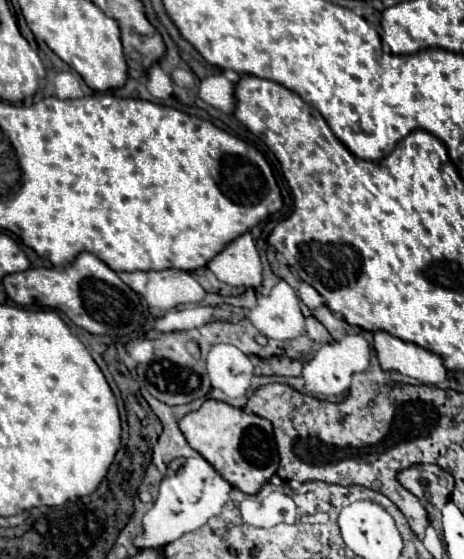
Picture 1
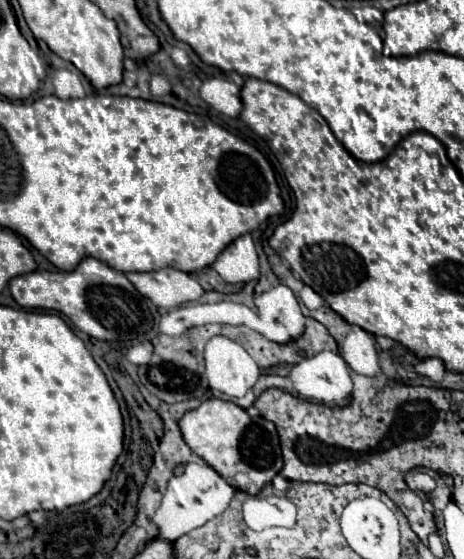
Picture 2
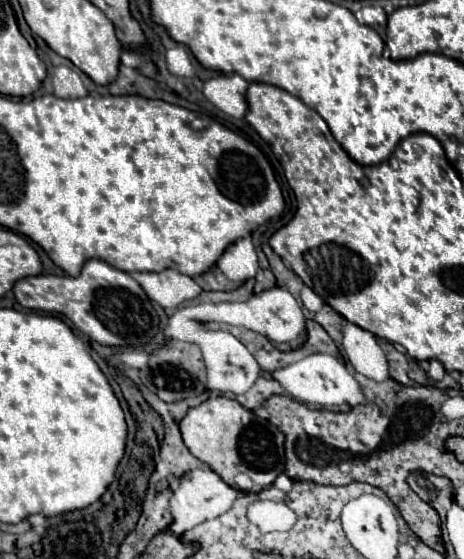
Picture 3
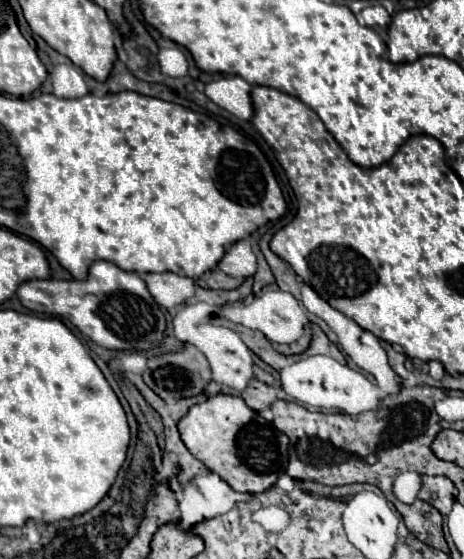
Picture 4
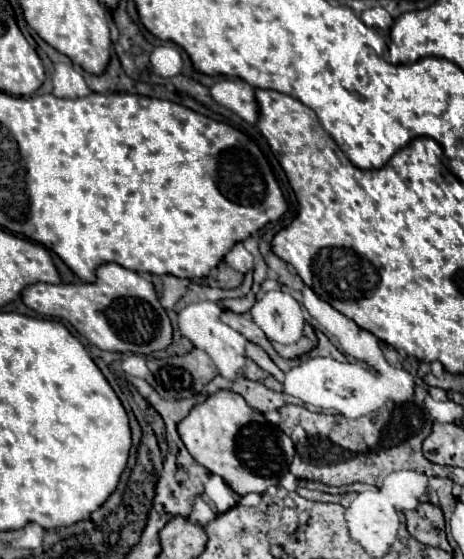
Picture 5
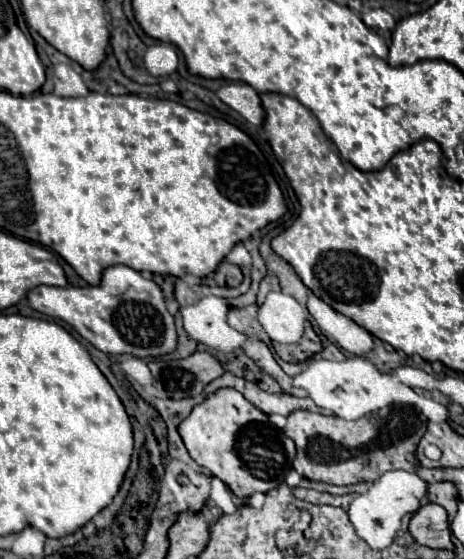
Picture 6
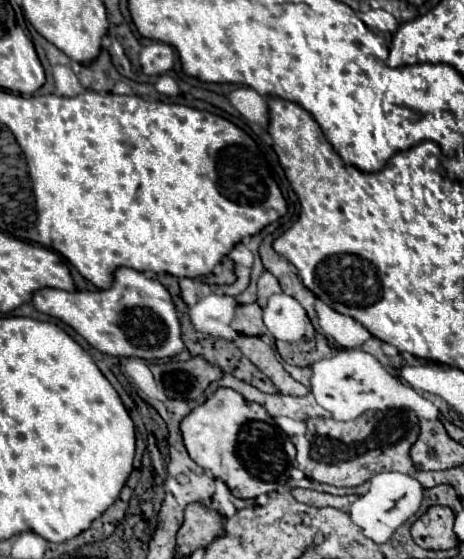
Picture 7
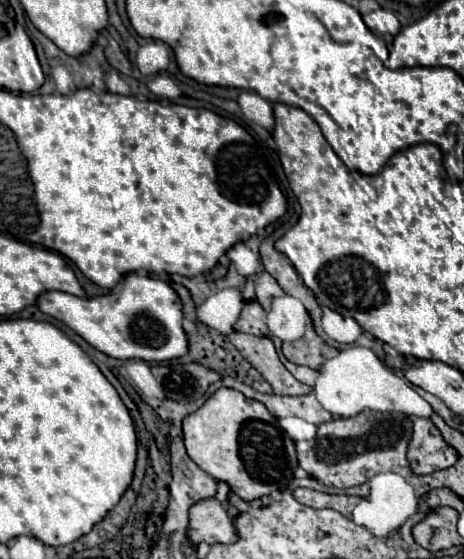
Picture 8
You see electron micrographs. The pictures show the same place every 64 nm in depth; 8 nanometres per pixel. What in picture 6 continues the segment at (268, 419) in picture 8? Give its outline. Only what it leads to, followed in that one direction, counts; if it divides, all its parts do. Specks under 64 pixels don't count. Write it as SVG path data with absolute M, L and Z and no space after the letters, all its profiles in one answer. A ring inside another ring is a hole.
M220 388L216 390L212 396L208 396L202 404L194 406L194 410L190 412L188 418L184 418L178 426L178 432L192 456L192 460L196 464L200 464L202 468L210 470L212 476L220 478L238 498L248 498L256 492L270 492L274 488L278 488L290 468L292 468L292 460L296 456L296 448L294 448L294 442L280 430L276 428L274 424L270 424L268 416L254 408L254 404L250 404L238 390L234 388Z

